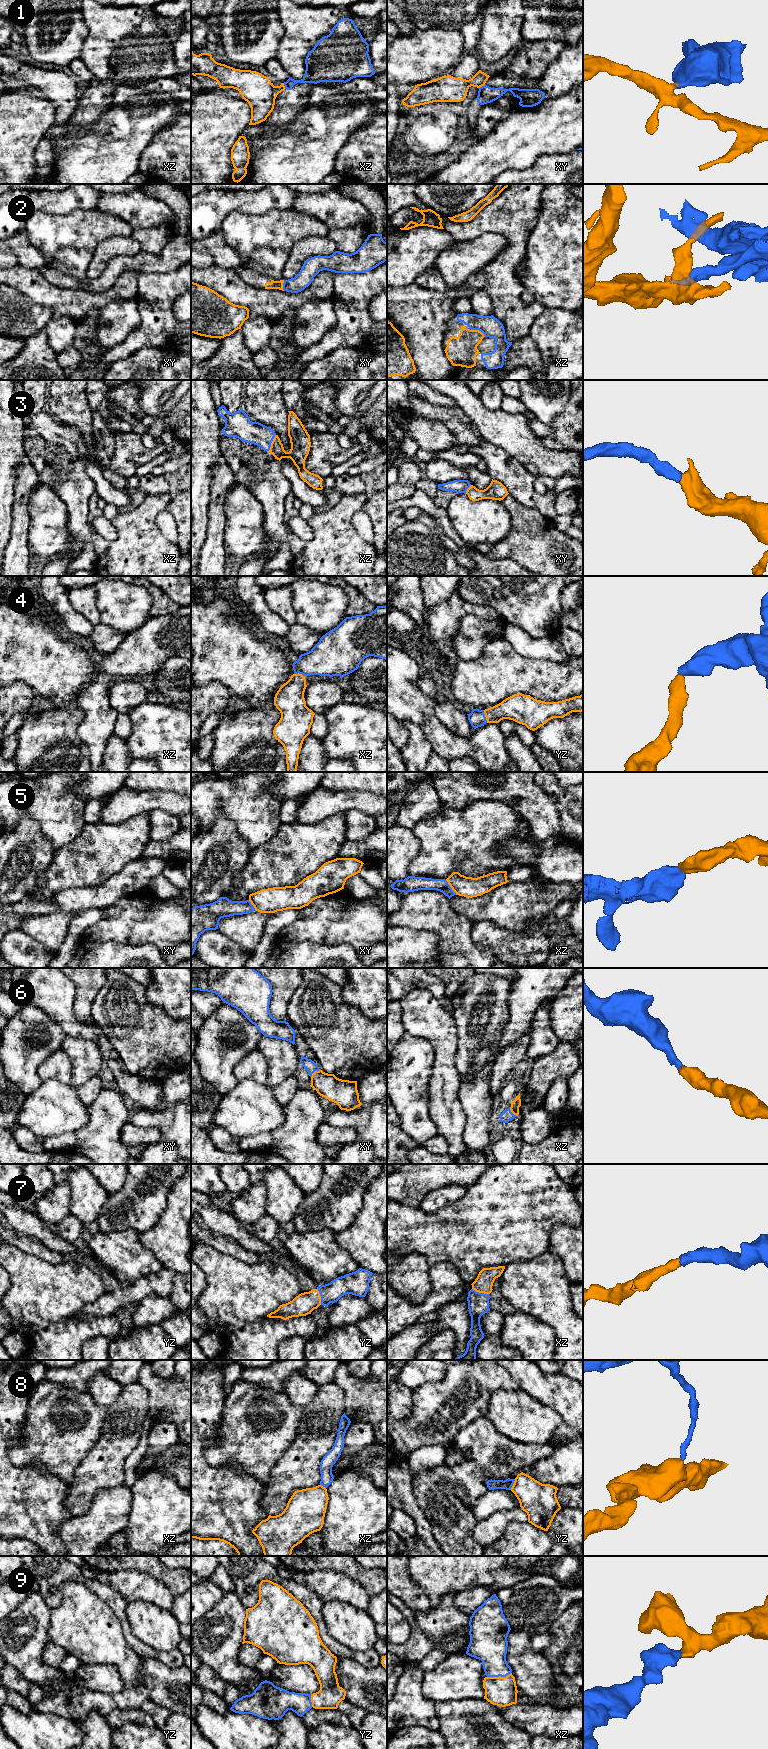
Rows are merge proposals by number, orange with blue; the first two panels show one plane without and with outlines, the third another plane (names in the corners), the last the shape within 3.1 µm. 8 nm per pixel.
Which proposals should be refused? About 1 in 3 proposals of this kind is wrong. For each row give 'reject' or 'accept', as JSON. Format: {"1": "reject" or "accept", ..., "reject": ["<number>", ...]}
{"1": "reject", "2": "accept", "3": "accept", "4": "accept", "5": "reject", "6": "accept", "7": "accept", "8": "reject", "9": "accept", "reject": ["1", "5", "8"]}

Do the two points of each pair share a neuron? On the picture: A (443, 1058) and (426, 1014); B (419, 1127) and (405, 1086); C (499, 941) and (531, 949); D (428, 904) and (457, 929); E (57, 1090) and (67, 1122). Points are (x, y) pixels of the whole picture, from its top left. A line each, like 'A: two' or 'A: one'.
A: one
B: one
C: one
D: one
E: one

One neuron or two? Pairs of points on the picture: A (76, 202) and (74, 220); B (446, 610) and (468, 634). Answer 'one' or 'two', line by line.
A: two
B: two

